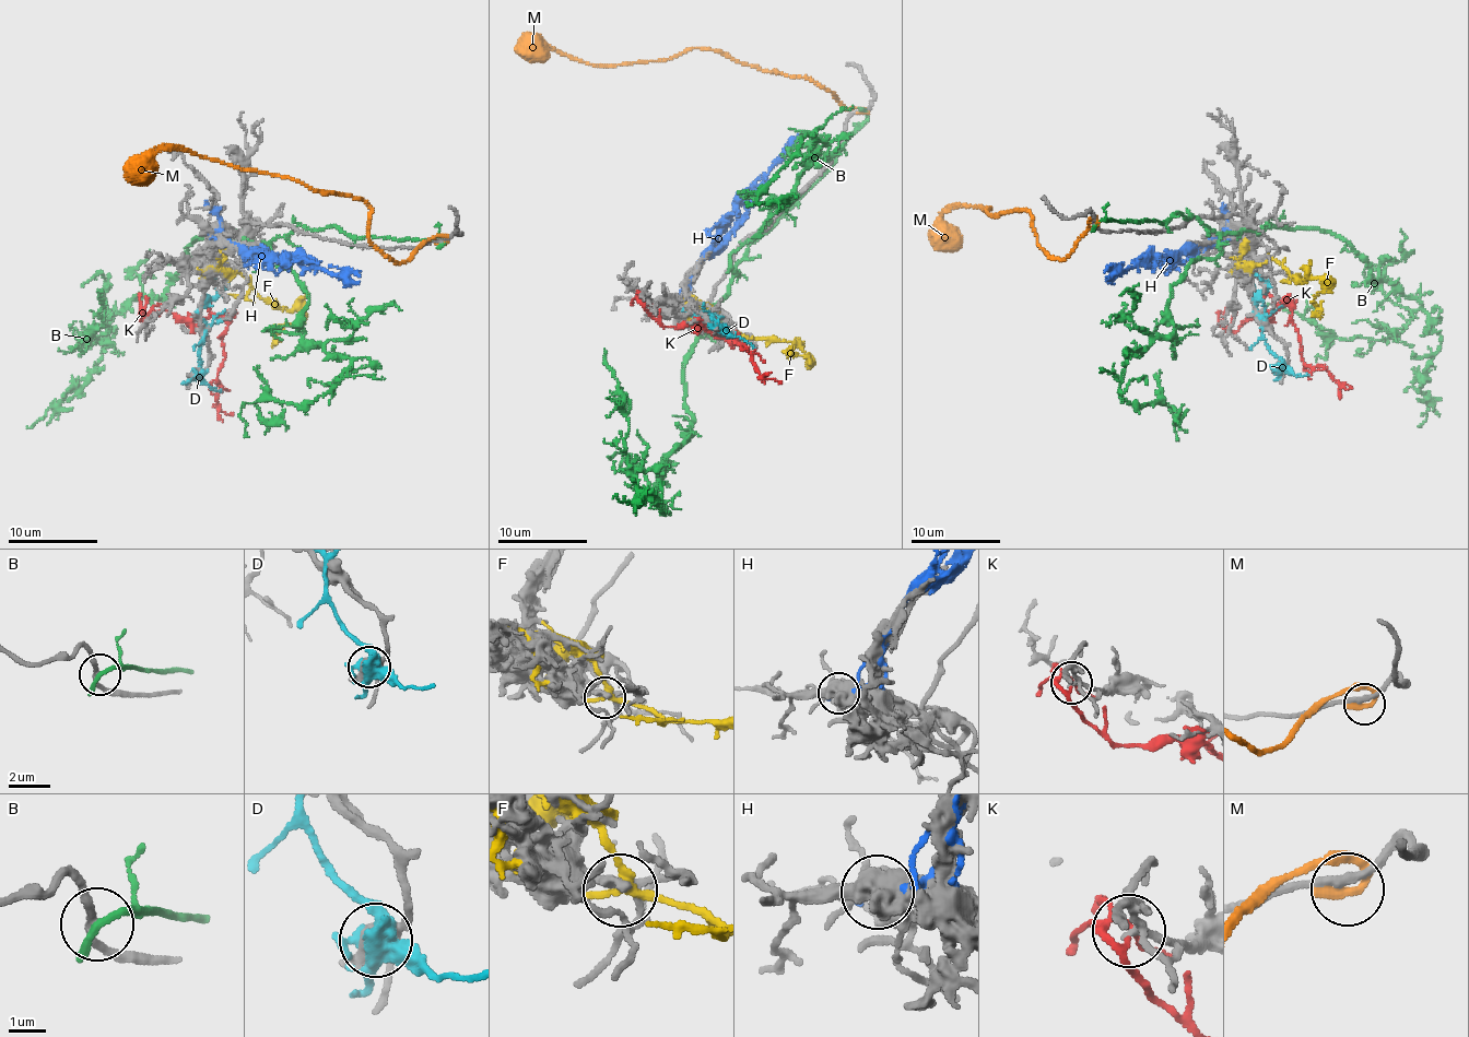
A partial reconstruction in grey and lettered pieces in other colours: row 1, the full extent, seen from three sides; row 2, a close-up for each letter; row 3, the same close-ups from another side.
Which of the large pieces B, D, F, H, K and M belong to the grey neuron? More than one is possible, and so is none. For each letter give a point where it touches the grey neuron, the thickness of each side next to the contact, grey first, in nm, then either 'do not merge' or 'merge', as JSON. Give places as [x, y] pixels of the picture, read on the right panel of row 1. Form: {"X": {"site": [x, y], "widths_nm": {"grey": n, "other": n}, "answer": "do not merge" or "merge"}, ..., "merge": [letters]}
{"B": {"site": [1096, 223], "widths_nm": {"grey": 240, "other": 300}, "answer": "do not merge"}, "D": {"site": [1280, 366], "widths_nm": {"grey": 280, "other": 500}, "answer": "do not merge"}, "F": {"site": [1270, 259], "widths_nm": {"grey": 240, "other": 220}, "answer": "do not merge"}, "H": {"site": [1224, 209], "widths_nm": {"grey": 150, "other": 360}, "answer": "do not merge"}, "K": {"site": [1227, 327], "widths_nm": {"grey": 170, "other": 120}, "answer": "do not merge"}, "M": {"site": [1097, 224], "widths_nm": {"grey": 240, "other": 340}, "answer": "do not merge"}, "merge": []}

